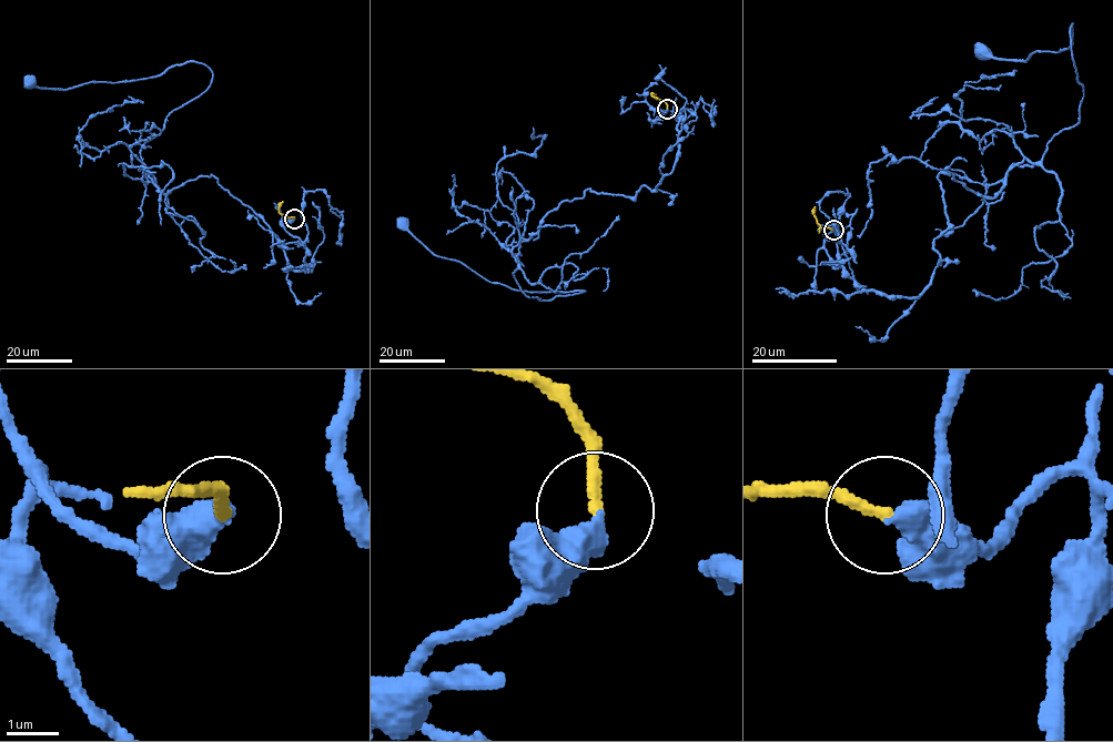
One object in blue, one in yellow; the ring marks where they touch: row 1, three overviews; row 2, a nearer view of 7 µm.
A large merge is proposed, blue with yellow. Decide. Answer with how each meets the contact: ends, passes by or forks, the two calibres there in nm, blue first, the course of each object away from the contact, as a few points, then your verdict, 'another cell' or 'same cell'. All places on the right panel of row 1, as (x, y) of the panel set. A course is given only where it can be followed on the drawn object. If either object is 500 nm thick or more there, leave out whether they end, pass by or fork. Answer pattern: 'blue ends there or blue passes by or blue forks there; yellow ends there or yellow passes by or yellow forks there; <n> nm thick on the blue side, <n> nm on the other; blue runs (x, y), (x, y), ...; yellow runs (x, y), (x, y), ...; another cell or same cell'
550 nm thick on the blue side, 220 nm on the other; blue runs (833, 230), (864, 290), (918, 296), (938, 175), (994, 197), (1080, 121), (1071, 24), (982, 53); yellow runs (832, 230), (820, 226), (815, 206); same cell

